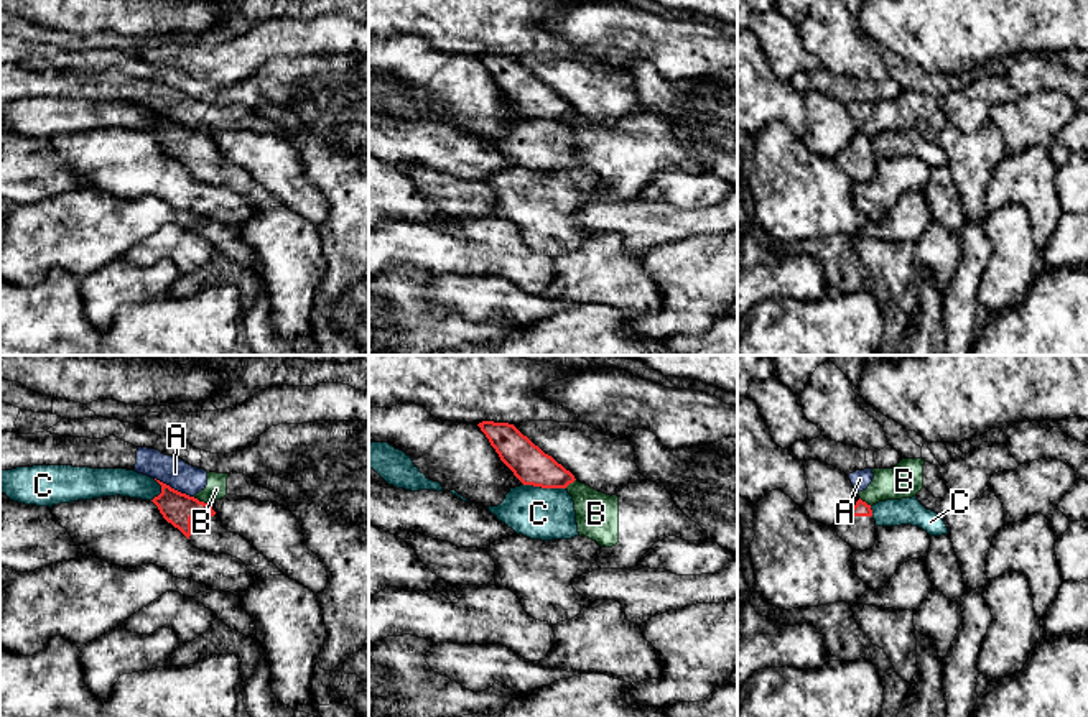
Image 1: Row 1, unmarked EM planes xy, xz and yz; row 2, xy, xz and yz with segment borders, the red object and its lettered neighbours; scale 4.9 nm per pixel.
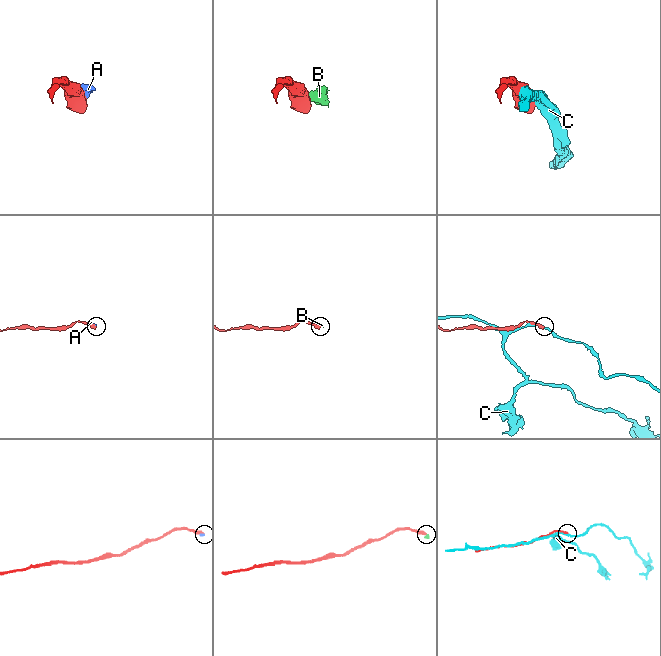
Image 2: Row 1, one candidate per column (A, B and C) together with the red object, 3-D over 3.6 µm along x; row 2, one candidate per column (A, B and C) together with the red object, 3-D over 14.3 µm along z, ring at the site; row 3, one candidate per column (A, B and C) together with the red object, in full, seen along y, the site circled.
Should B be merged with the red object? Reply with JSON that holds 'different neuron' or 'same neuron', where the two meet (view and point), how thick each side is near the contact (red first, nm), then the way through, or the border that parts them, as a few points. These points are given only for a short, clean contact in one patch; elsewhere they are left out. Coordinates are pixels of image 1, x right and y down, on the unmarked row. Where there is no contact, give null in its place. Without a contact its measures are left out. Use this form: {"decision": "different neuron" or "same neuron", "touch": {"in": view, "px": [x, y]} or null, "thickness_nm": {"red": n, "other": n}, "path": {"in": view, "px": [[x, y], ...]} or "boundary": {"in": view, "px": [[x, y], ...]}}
{"decision": "different neuron", "touch": {"in": "xy", "px": [201, 134]}, "thickness_nm": {"red": 160, "other": 110}, "boundary": {"in": "xy", "px": [[193, 129], [209, 137]]}}

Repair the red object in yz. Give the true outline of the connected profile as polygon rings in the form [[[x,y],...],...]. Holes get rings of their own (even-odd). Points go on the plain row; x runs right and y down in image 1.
[[[861,130],[835,160],[838,168],[846,173],[853,183],[867,183],[876,176],[876,151],[871,136]]]

